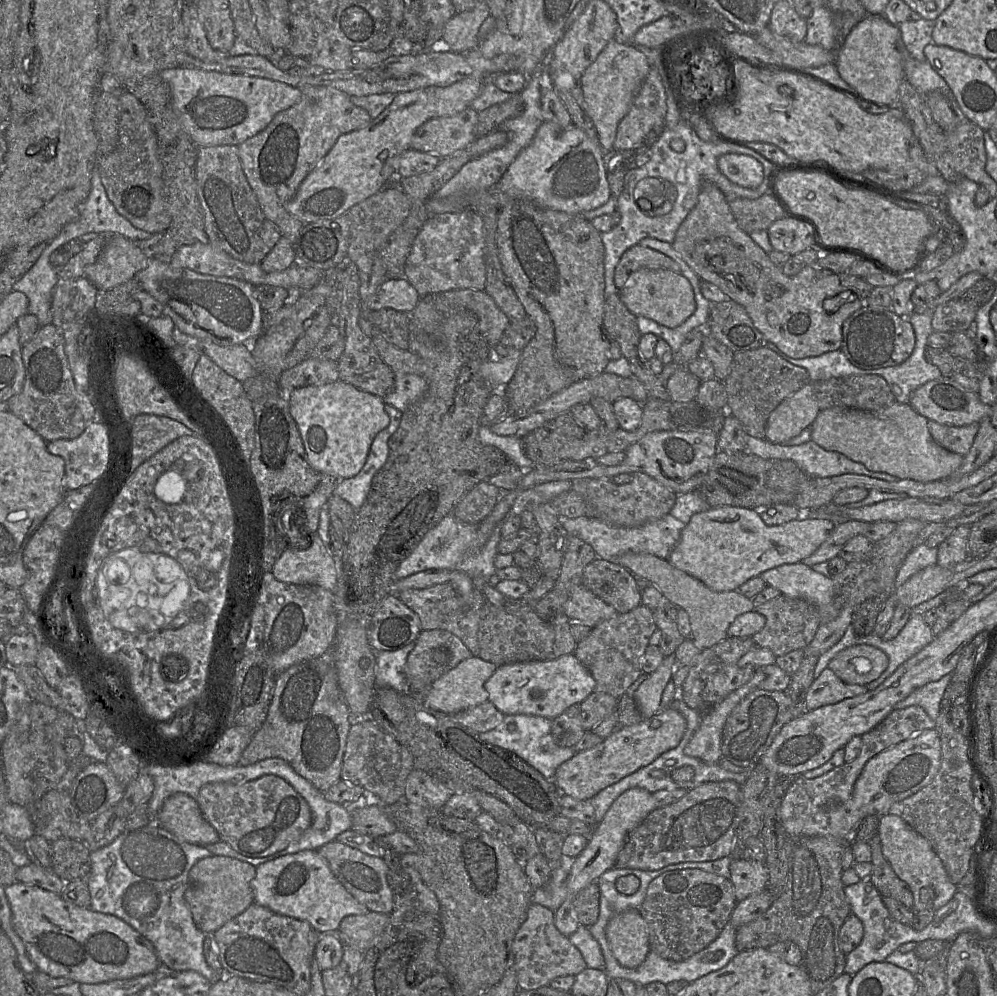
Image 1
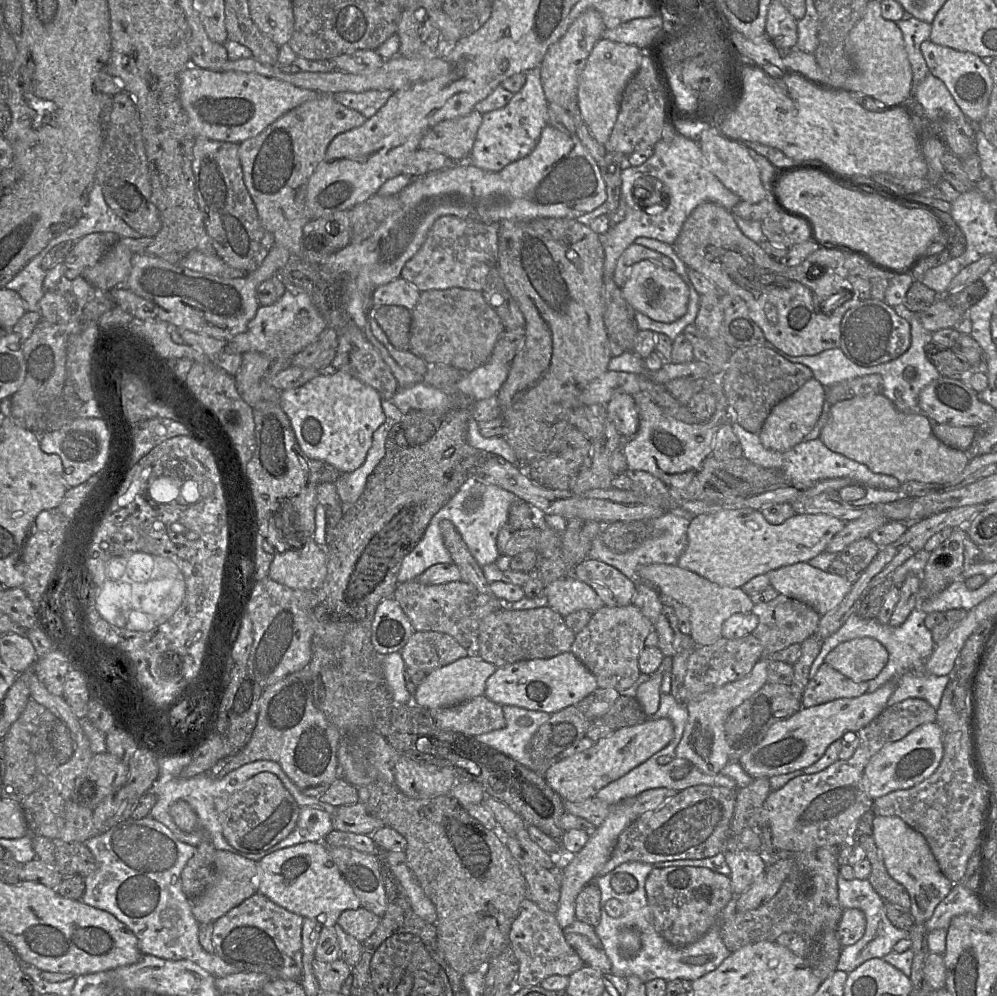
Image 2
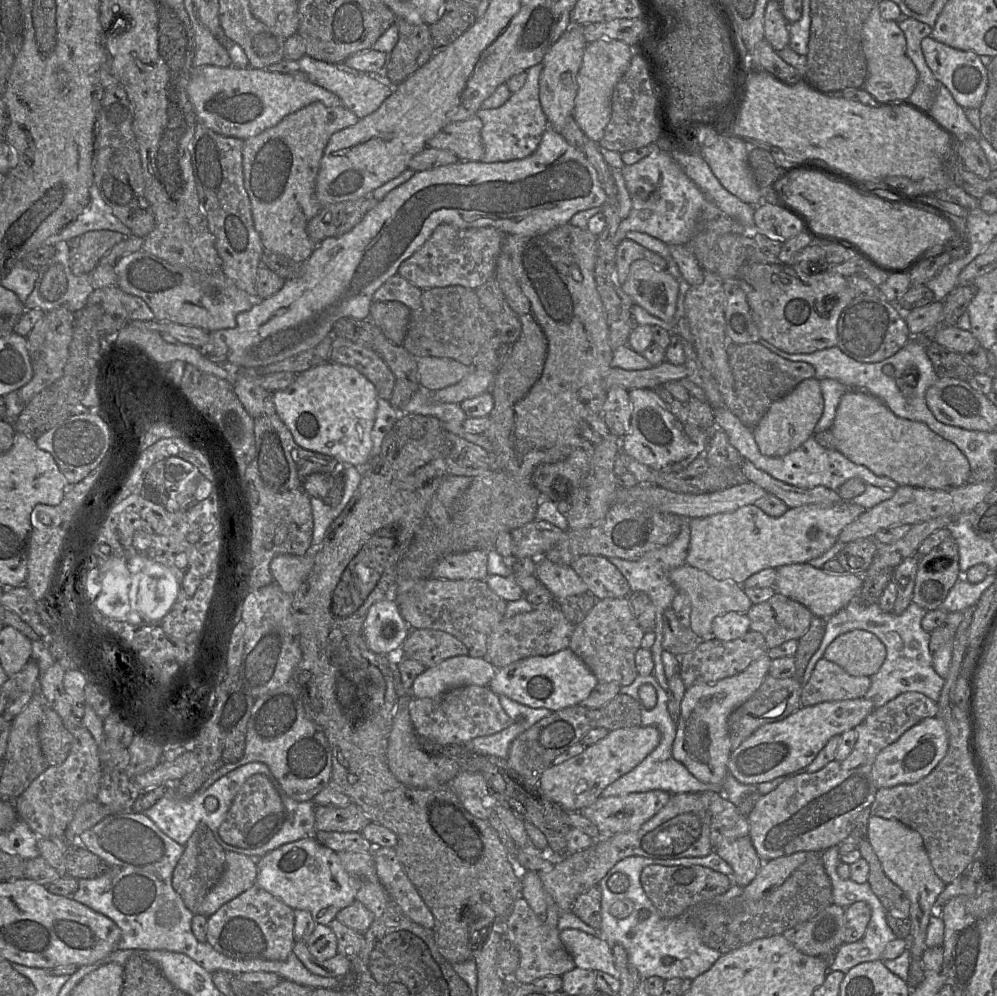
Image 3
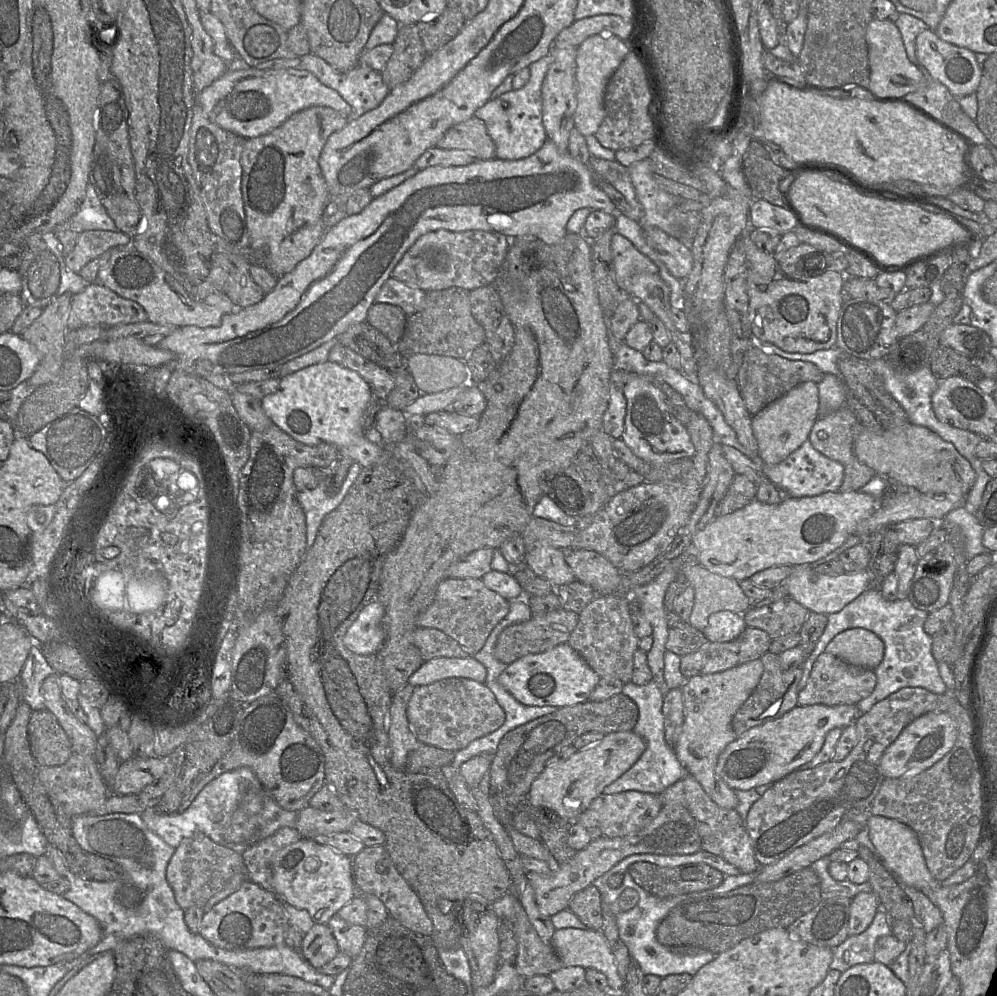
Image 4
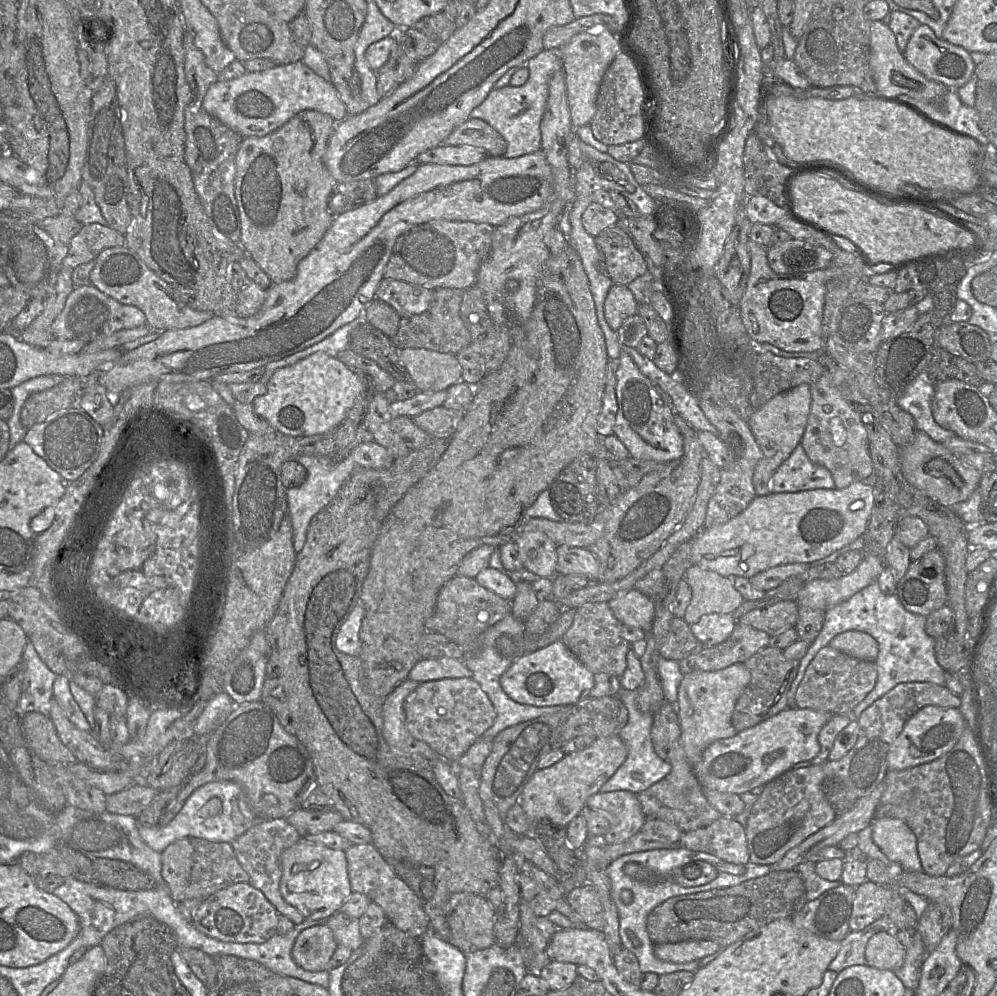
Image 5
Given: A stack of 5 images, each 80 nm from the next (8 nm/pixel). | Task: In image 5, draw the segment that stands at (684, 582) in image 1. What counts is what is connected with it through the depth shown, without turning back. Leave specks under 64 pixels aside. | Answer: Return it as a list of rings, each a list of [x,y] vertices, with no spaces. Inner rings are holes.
[[[697,564],[692,565],[685,571],[684,579],[692,589],[691,601],[683,617],[688,625],[697,623],[706,614],[732,614],[744,601],[742,595],[735,589],[729,578],[714,571],[703,569]]]

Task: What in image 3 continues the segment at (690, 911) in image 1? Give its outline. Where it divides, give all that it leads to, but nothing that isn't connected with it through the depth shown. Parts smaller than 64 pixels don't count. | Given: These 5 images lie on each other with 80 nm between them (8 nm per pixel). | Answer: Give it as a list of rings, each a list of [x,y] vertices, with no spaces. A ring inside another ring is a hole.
[[[648,865],[640,875],[641,885],[658,912],[665,918],[679,917],[689,907],[724,894],[731,886],[731,880],[725,874],[711,868],[692,866]]]

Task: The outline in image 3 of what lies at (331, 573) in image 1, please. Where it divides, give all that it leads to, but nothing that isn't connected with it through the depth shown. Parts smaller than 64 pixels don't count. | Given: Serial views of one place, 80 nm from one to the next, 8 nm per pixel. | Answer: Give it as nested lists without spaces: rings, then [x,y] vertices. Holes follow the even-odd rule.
[[[314,549],[303,556],[278,555],[270,563],[274,582],[286,593],[294,594],[310,575],[315,563]]]

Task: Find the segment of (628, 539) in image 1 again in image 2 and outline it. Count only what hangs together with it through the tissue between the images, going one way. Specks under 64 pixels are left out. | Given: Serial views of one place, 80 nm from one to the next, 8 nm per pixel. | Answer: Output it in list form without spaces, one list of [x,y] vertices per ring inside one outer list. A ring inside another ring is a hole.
[[[667,512],[648,521],[648,535],[636,547],[623,553],[617,553],[609,549],[598,534],[592,539],[588,558],[597,559],[613,566],[637,585],[644,582],[638,575],[638,570],[641,566],[649,564],[677,564],[687,545],[689,523],[690,520],[687,520],[687,518]]]

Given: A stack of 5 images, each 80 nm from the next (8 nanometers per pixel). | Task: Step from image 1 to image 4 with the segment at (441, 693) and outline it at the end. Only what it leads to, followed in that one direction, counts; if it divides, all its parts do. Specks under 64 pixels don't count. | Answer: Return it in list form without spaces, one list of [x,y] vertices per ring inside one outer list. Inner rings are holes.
[[[473,656],[467,658],[434,658],[423,662],[409,678],[414,686],[423,686],[446,678],[466,678],[485,683],[487,670]]]

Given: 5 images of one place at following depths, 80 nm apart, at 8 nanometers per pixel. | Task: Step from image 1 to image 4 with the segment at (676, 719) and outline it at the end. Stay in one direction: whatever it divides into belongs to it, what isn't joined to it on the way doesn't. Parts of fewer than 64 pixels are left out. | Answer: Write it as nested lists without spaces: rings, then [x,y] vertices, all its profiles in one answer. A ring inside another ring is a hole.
[[[633,731],[605,734],[603,738],[582,750],[578,750],[565,761],[546,765],[532,783],[527,798],[534,807],[544,808],[558,817],[575,821],[586,811],[592,801],[603,794],[604,789],[628,771],[642,756],[646,743]]]

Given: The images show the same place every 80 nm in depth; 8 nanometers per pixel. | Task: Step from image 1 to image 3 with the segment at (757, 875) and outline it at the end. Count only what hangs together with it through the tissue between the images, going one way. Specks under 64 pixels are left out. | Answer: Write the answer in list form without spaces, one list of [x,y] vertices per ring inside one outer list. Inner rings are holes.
[[[749,836],[722,842],[713,851],[731,866],[734,872],[733,883],[742,888],[755,878],[764,863]]]

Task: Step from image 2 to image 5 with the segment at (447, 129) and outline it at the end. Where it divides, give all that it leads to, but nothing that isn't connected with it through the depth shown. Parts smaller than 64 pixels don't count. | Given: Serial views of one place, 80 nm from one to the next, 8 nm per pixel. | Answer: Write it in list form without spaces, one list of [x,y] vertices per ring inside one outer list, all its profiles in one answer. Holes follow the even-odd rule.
[[[474,118],[454,129],[442,144],[473,146],[493,157],[503,156],[507,149],[506,141],[495,129],[485,121]]]

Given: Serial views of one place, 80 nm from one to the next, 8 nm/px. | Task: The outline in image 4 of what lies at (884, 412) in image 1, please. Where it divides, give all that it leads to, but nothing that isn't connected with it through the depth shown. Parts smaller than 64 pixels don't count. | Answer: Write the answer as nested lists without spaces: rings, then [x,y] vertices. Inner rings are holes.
[[[910,422],[874,433],[861,425],[853,451],[857,459],[899,486],[908,486],[931,495],[966,496],[976,480],[976,472],[955,446],[930,429]]]

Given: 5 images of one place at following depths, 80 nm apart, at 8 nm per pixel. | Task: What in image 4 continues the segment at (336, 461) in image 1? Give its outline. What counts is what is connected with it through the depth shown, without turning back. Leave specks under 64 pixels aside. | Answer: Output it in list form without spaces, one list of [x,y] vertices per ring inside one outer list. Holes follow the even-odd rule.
[[[333,361],[317,363],[280,378],[276,392],[261,399],[272,423],[305,445],[330,443],[363,469],[377,464],[384,447],[370,441],[364,429],[364,414],[372,397],[370,385],[355,371]]]

